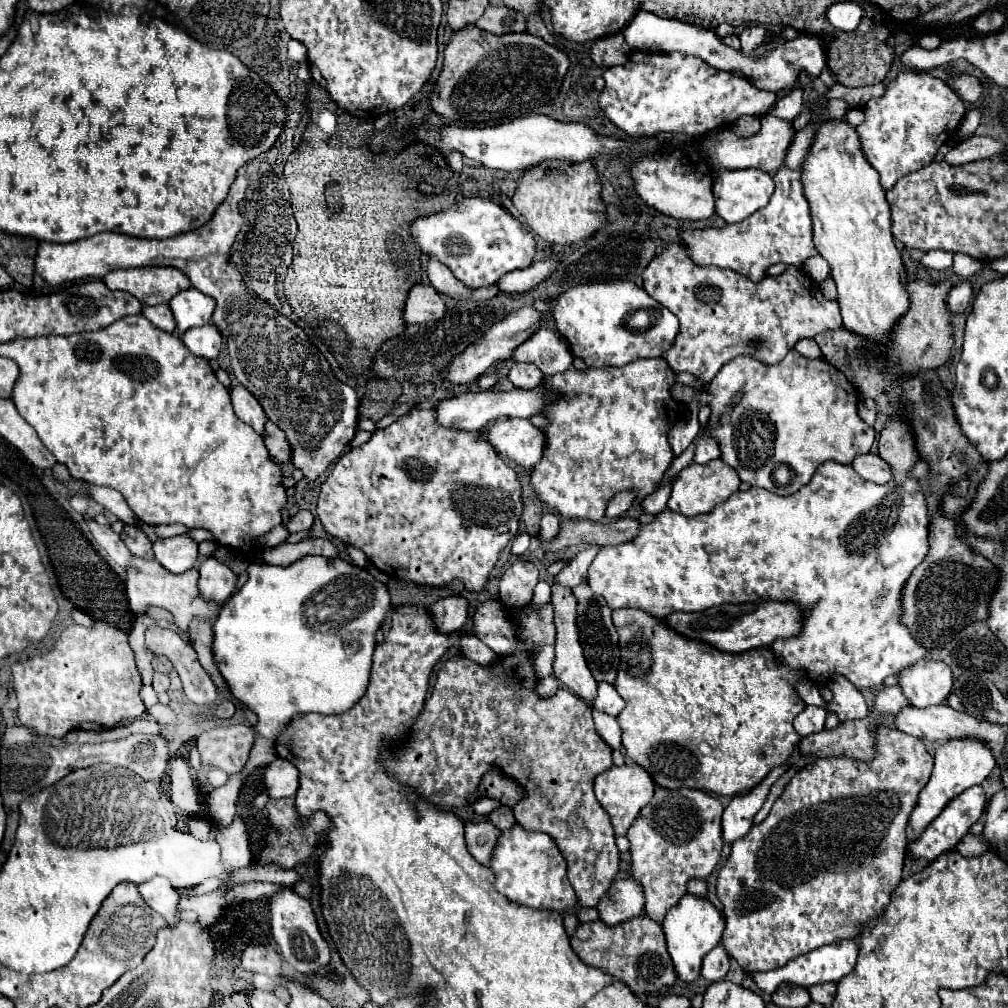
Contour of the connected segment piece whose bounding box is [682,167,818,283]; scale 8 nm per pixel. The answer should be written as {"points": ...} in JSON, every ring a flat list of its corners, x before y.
{"points":[[780,167,774,173,774,183,776,191,768,207,764,207,764,211,756,211,756,215,750,215,742,223,684,231,682,241,686,243,692,261,700,265,716,265,740,271,742,275,748,275,756,283,774,263,800,267,806,259,814,257,818,251,812,243,812,221,808,203,802,193,800,173,788,167]]}

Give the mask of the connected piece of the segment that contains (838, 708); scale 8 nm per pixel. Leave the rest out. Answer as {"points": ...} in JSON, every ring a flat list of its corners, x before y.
{"points":[[844,675,828,677,826,685,834,693,834,697,832,697,832,701,826,709,838,713,840,721,862,719,862,717,868,715,868,707,866,707,862,693]]}

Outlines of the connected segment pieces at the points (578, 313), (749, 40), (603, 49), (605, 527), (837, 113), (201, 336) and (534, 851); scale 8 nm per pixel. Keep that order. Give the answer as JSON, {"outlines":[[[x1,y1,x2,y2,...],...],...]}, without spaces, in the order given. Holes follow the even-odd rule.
{"outlines":[[[626,279,578,285,568,289,558,297,554,317,558,333,568,341,572,353,576,357,582,357,588,367,622,367,642,357,662,357,674,345,680,331,678,317,670,309,654,301,644,291,644,287,638,287],[640,309,656,313,656,319,644,331,632,329,628,325,628,319]],[[750,25,744,27,744,31,740,33,740,43,742,43,742,51,750,53,754,49,758,49,766,39,766,29,762,25]],[[622,33,608,35,604,39,596,39,590,49,591,59,600,67,612,67,612,65,622,65,628,59,628,43,624,41]],[[620,517,612,523,588,523,588,521,562,521,560,539,546,547,550,551,558,551,570,545,622,545,632,541,642,523,634,517]],[[830,99,828,101,828,117,830,119,836,119,836,117,842,117,846,113,848,105,842,101,842,99]],[[204,325,204,327,188,329,182,335,182,341,186,343,186,347,194,355,204,357,204,359,216,359,222,345,224,345,224,337,216,325]],[[514,823,514,827,500,831,488,869,492,873,492,885,498,889,498,893,514,903,558,913,566,913,578,905,578,897,566,875,566,861,556,841,548,833,528,831,520,823]]]}

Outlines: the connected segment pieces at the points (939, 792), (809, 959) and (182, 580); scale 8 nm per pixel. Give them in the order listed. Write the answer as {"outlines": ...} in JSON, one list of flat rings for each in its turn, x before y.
{"outlines":[[[958,739,958,741,948,741,944,743,942,747,936,749,936,755,934,755,936,763,934,763,934,771,932,771,932,777,930,781,926,783,924,791,920,791,918,795,918,801,912,809,912,815,910,815,910,821,908,821,908,831,910,831,910,839,918,839,924,829,942,813,942,809,954,799,958,797,962,791,966,791,968,787,972,785,978,785,982,783,990,771,994,769,996,761,994,761,994,755,990,753,990,749,980,743,980,741,974,741,974,739]],[[830,943,830,945,824,945,824,947,818,947,816,951,810,951,806,955,800,955,792,961,788,961,784,967,780,969,774,969,774,971,766,971,766,973,756,973,752,975,756,985,766,991,766,993,774,993,778,991,780,985,796,985,796,987,812,987,812,985,820,985,820,983,828,983,828,981,840,981,844,975,848,975,854,965,856,965,856,957,858,957,858,947,856,943]],[[132,559,132,567,128,567,128,583,126,583,126,595,130,601,130,609,134,613,144,613,146,607,154,605,154,607,164,607,174,615,174,625,190,635,190,623,192,619,206,619,210,623,216,621,218,611,220,611,220,603,212,603,206,601,200,591,198,591,198,571,190,569,186,573,174,575,170,571,166,571,164,567,160,567,160,563,156,561,144,561,144,559]]]}

